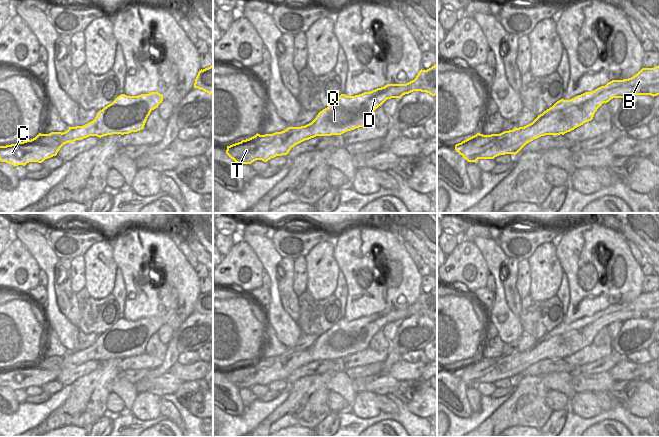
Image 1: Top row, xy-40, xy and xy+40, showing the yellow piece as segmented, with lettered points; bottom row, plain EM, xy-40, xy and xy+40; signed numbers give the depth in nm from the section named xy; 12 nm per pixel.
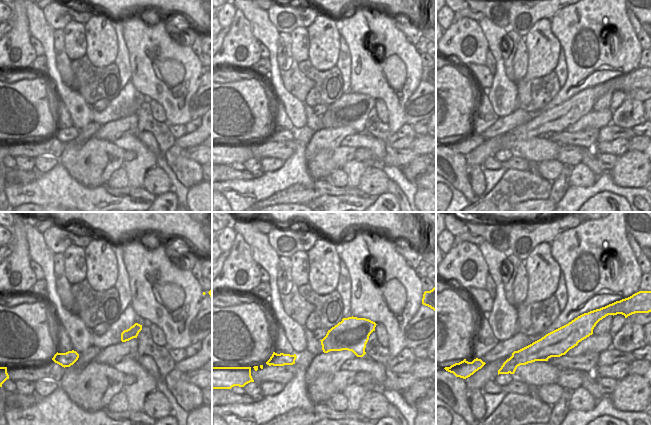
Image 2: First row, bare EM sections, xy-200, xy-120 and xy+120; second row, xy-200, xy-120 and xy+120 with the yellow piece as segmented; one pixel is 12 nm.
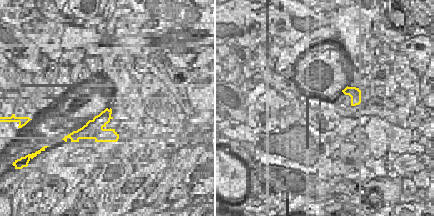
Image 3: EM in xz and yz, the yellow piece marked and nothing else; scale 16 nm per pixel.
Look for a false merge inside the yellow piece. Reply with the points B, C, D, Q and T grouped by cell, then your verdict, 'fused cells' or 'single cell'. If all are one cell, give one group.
groups B C D Q / T; fused cells

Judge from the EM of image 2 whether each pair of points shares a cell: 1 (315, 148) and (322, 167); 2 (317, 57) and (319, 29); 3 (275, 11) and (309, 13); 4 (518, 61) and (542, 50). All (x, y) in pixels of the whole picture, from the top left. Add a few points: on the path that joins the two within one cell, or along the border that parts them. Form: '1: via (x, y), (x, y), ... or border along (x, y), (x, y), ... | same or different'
1: border along (339, 146), (332, 150), (321, 150), (307, 163) | different
2: via (319, 50), (319, 36) | same
3: via (283, 11), (301, 13) | same
4: border along (524, 36), (528, 65), (527, 72), (521, 79) | different

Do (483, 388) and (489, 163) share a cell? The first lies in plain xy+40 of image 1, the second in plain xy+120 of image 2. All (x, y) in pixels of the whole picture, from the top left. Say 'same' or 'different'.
same

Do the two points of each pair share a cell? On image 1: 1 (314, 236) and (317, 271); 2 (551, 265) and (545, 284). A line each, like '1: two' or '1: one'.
1: two
2: one

